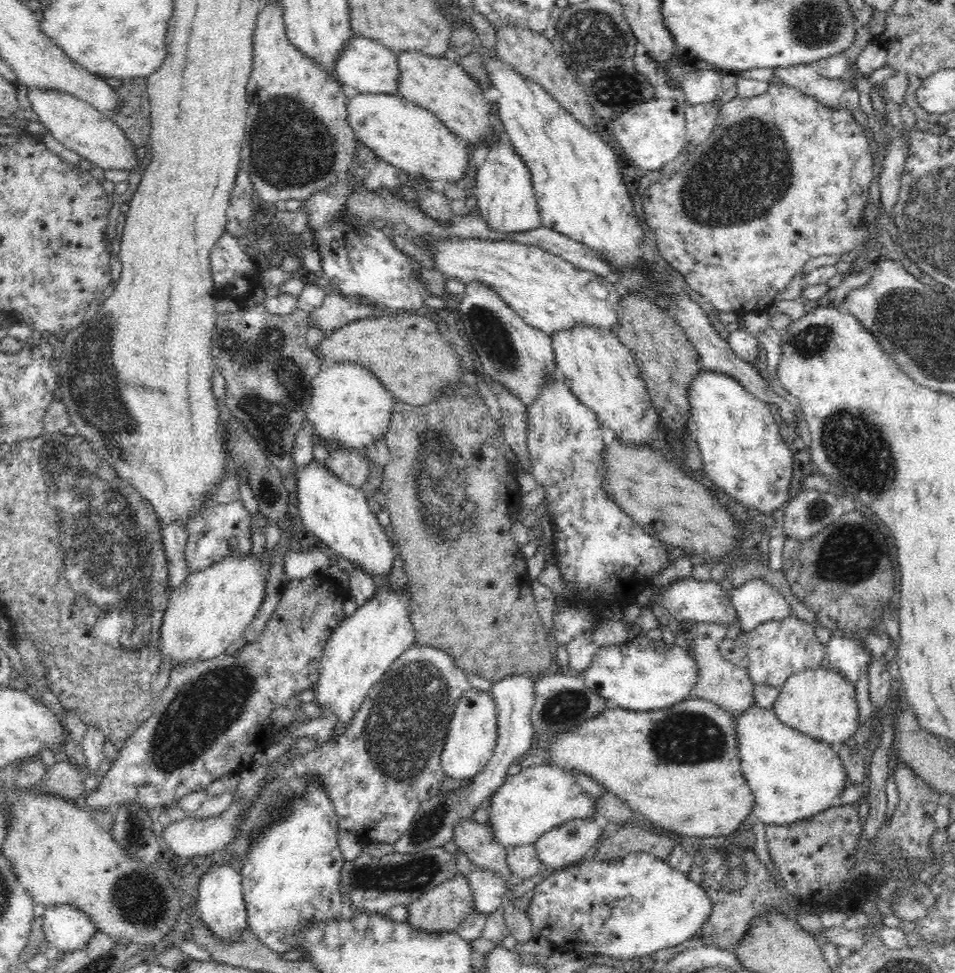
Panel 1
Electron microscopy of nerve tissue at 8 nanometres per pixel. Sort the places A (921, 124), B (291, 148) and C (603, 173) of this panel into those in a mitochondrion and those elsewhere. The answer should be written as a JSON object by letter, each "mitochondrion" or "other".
{"A":"other","B":"mitochondrion","C":"other"}

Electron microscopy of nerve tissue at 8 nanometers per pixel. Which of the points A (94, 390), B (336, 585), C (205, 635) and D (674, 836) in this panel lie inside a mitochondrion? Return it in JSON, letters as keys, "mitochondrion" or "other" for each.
{"A":"mitochondrion","B":"other","C":"other","D":"other"}

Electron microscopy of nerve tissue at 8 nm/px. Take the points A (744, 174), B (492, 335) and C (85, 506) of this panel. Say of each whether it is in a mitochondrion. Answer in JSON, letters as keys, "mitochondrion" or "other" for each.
{"A":"mitochondrion","B":"mitochondrion","C":"mitochondrion"}

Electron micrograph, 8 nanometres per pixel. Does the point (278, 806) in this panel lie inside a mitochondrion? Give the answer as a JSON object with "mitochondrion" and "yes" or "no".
{"mitochondrion":"yes"}

